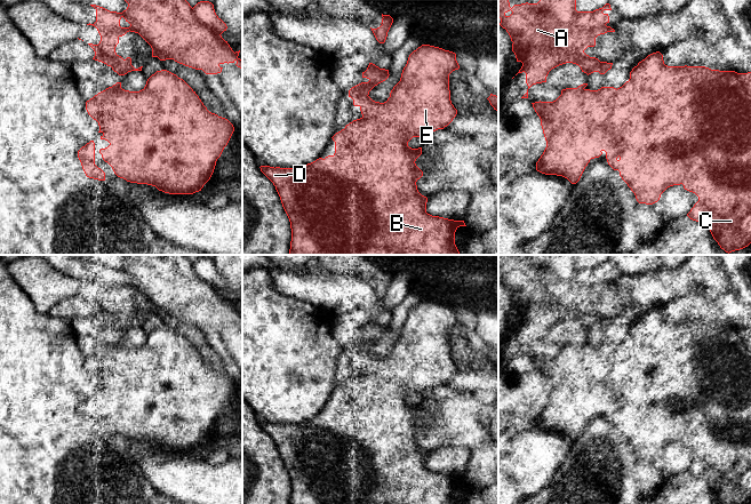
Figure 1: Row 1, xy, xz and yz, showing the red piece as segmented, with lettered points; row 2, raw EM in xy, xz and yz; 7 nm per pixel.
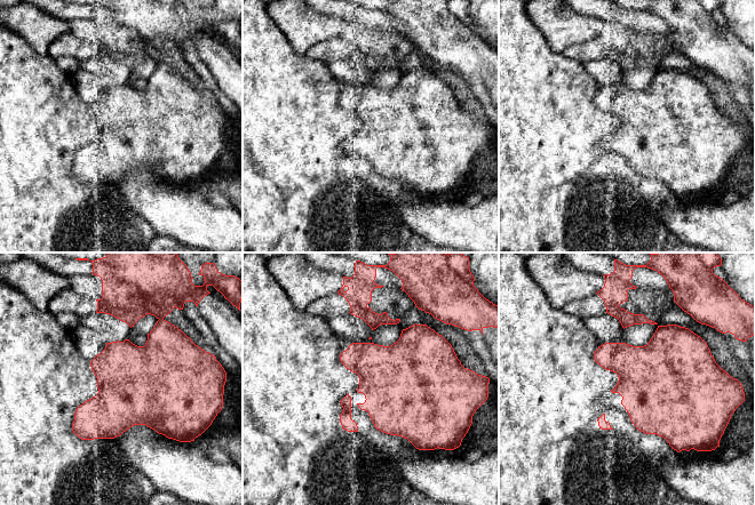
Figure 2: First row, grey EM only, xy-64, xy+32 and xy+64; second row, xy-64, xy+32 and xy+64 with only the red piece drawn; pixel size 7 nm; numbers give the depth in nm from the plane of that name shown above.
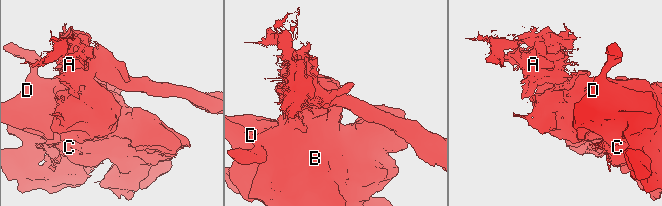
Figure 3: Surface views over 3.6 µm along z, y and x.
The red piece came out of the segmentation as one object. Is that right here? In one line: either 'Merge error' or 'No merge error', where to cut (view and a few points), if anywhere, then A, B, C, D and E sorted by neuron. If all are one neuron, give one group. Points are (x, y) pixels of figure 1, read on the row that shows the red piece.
Merge error. Split along xy (120, 87), (106, 89). Groups: A / B C D E

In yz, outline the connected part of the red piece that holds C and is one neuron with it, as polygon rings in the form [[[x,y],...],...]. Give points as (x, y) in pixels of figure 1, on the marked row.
[[[660,51],[648,55],[630,72],[630,79],[620,88],[601,87],[598,90],[566,88],[553,102],[532,103],[541,119],[541,126],[546,141],[546,147],[536,162],[536,170],[545,175],[557,175],[576,184],[591,159],[599,158],[606,152],[608,165],[620,171],[620,176],[634,193],[639,203],[653,205],[670,186],[684,185],[684,189],[695,193],[698,201],[687,216],[696,222],[703,222],[710,230],[713,239],[726,253],[743,249],[751,243],[751,72],[711,70],[705,66],[668,66]]]

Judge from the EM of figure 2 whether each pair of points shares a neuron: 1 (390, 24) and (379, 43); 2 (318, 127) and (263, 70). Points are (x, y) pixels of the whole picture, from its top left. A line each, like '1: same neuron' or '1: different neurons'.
1: different neurons
2: same neuron

